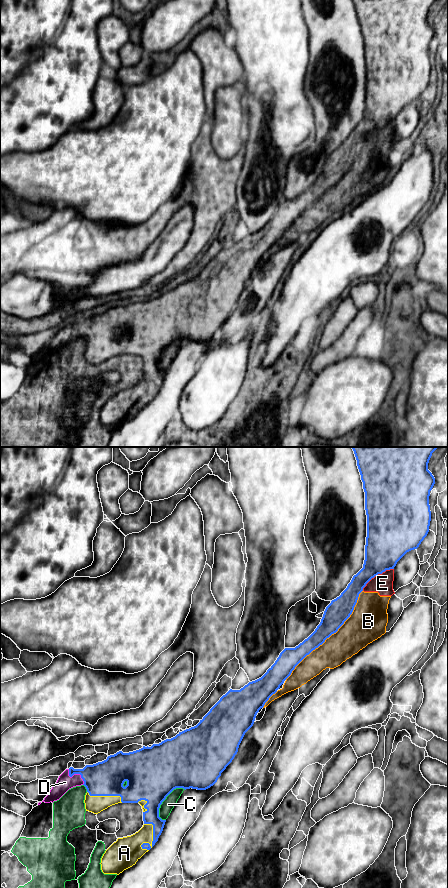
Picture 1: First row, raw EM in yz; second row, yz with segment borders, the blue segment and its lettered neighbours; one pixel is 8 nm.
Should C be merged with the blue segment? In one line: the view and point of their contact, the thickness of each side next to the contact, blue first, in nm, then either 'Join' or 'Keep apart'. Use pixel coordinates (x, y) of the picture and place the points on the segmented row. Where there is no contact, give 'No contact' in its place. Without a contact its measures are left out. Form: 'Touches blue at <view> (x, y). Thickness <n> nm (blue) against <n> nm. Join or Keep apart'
Touches blue at yz (165, 798). Thickness 420 nm (blue) against 100 nm. Keep apart

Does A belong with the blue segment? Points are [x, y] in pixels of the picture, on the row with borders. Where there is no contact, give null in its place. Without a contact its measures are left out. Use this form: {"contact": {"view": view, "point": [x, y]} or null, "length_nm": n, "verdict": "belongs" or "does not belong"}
{"contact": {"view": "yz", "point": [153, 839]}, "length_nm": 220, "verdict": "belongs"}

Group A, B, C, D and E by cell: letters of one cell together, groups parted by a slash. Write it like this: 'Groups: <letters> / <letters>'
Groups: A D / B C E

